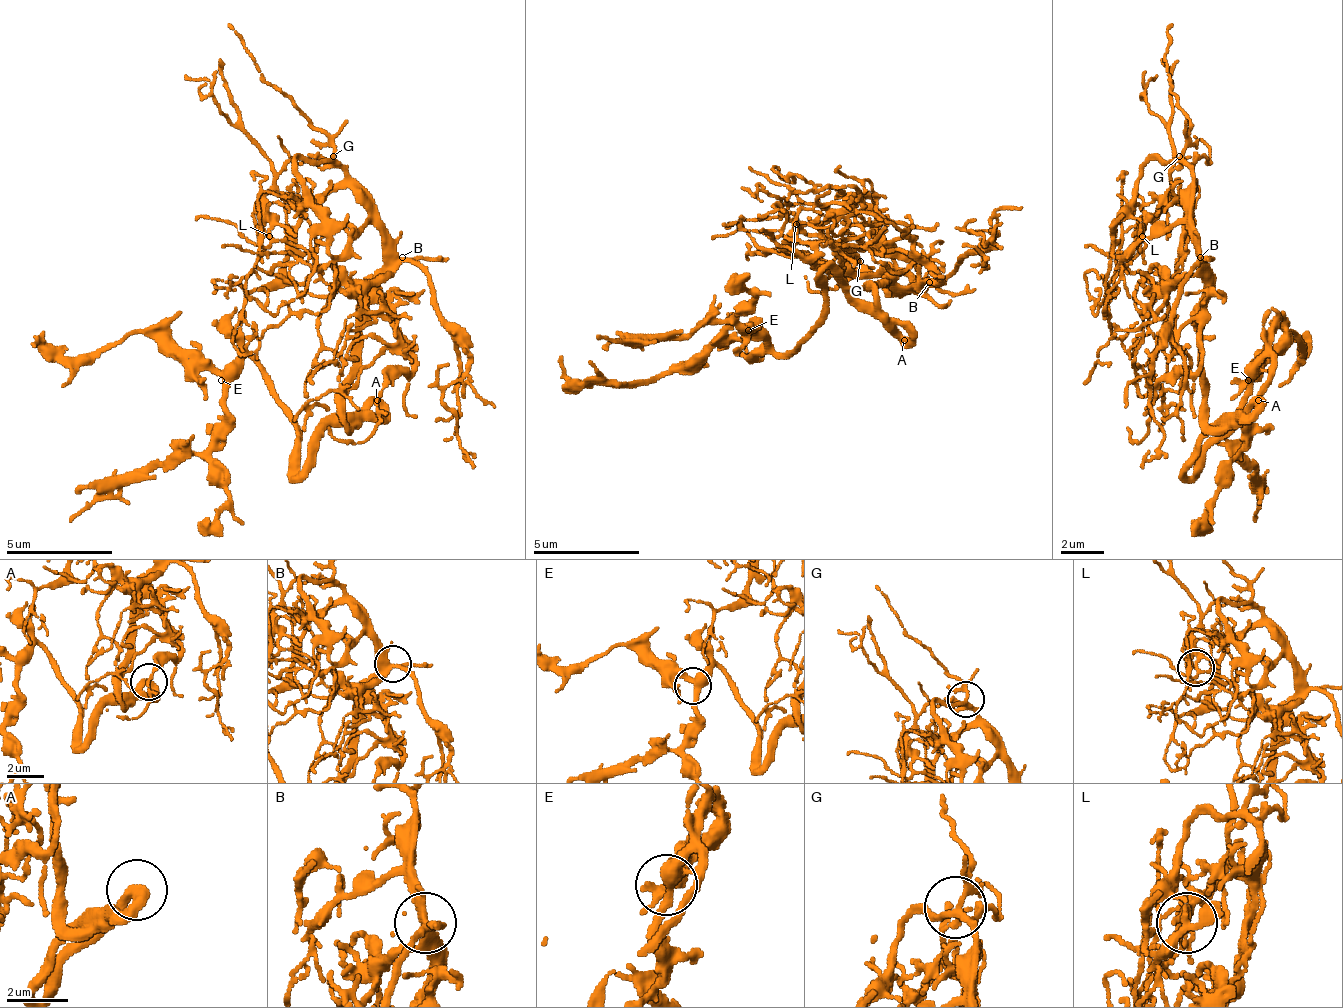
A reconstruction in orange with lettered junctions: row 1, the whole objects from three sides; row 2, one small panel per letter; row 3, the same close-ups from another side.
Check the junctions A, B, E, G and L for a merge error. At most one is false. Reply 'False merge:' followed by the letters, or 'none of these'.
False merge: none of these

